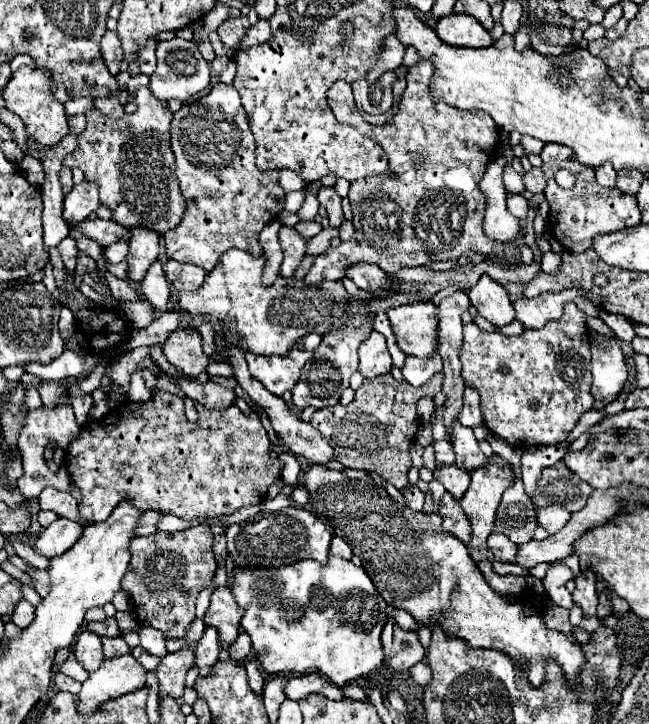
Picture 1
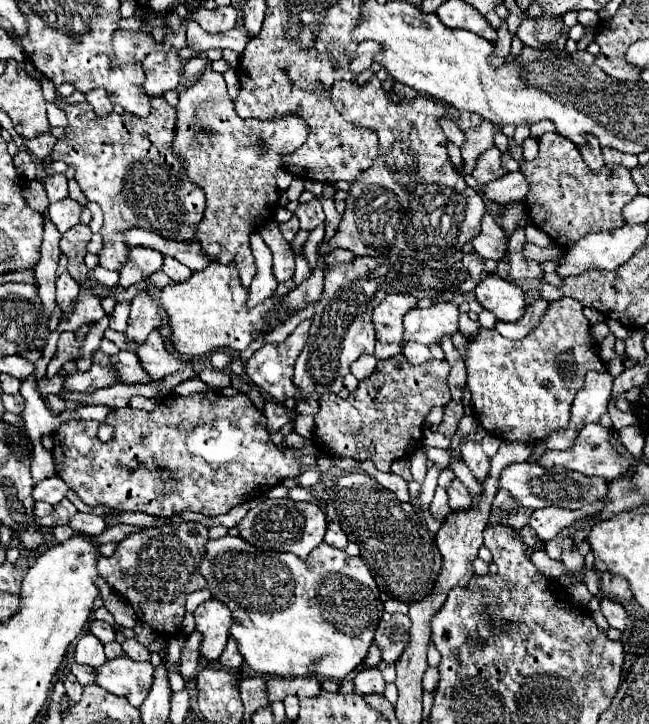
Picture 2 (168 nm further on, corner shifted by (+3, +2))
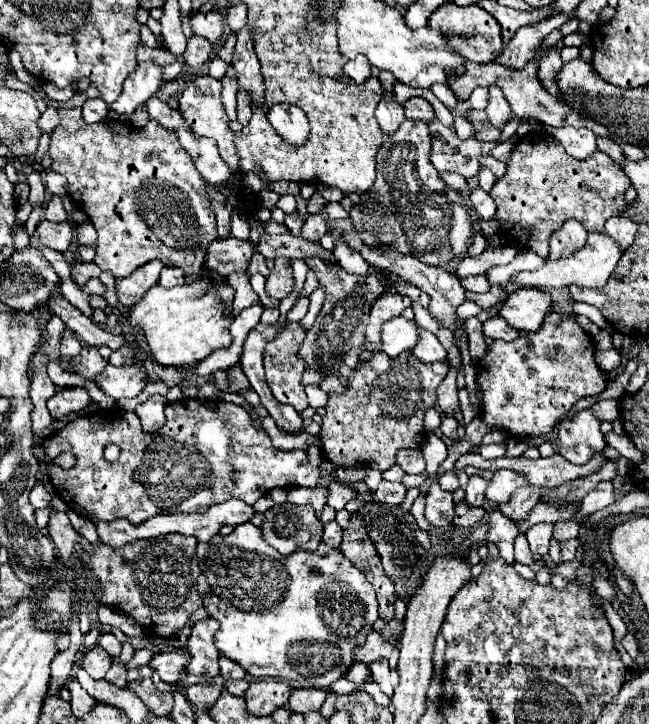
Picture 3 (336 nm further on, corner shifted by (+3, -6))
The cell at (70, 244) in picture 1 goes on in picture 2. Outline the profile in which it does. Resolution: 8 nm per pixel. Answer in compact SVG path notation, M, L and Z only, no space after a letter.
M61 256L59 268L57 268L57 306L61 308L61 320L65 320L73 310L79 290L81 290L79 284L67 272L67 258Z

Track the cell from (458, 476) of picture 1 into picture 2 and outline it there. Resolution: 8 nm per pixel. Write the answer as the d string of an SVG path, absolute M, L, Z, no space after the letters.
M453 480L451 486L447 488L447 492L449 492L451 510L465 510L465 508L471 508L471 496L469 496L467 488L465 488L459 480Z

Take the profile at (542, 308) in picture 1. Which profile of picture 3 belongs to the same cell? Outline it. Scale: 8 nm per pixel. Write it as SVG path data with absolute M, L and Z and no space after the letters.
M493 316L487 322L483 322L483 334L493 338L493 340L499 338L499 340L505 340L505 342L511 342L511 340L519 338L519 330L511 328L509 324L505 324L499 316Z

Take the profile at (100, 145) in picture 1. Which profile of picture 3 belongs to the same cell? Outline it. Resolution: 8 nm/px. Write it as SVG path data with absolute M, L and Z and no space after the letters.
M57 108L57 114L61 122L51 134L51 170L67 178L73 202L85 210L97 230L95 264L115 278L129 276L151 260L161 260L165 266L179 266L187 276L201 274L207 246L217 238L215 214L201 174L173 132L157 126L155 120L149 120L145 128L133 128L127 122L85 124L81 108Z

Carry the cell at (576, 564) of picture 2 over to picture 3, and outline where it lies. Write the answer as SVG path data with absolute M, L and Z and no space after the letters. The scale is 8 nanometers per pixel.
M573 520L557 522L557 524L555 524L555 532L553 532L553 536L555 536L555 540L561 544L561 542L565 542L565 540L573 540L573 538L577 538L579 528L581 528L581 526L579 526L577 522L573 522Z

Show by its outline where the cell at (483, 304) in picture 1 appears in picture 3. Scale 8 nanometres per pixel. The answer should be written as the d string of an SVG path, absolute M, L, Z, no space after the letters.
M517 288L501 304L499 316L507 320L513 328L523 332L535 332L545 312L551 308L551 296L537 288Z

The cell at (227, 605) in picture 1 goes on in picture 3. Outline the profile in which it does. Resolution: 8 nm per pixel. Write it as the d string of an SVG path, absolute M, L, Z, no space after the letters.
M213 618L199 620L193 626L193 632L187 642L187 650L191 654L191 662L187 664L187 672L191 674L207 674L217 676L219 674L219 650L213 642L213 636L217 632L219 624Z

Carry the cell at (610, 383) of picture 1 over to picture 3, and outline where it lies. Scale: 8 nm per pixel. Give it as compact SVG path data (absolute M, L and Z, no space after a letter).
M585 408L571 416L569 420L559 422L559 432L553 442L545 442L538 447L541 457L561 454L573 464L585 464L593 452L601 452L605 446L605 436L601 432L601 420Z

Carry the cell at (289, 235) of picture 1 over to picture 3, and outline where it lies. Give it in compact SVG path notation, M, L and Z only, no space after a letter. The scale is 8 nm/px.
M275 258L275 268L267 278L265 292L277 300L283 300L293 290L293 268L287 258Z

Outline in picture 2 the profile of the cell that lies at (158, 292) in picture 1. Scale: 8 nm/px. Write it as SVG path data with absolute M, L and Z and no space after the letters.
M141 290L131 302L131 314L125 330L125 340L143 344L151 330L155 330L163 320L163 310L155 302L151 290Z

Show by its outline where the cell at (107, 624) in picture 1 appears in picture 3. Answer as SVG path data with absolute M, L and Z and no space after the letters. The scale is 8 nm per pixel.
M111 632L99 636L99 646L105 648L109 652L109 656L113 656L113 658L117 658L119 652L121 652L121 642Z

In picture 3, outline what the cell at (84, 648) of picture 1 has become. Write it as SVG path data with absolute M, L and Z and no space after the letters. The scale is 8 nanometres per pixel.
M95 646L93 650L89 650L83 660L81 660L81 666L87 670L87 674L95 680L101 680L105 678L105 672L109 670L111 666L111 656L101 648L101 646Z

